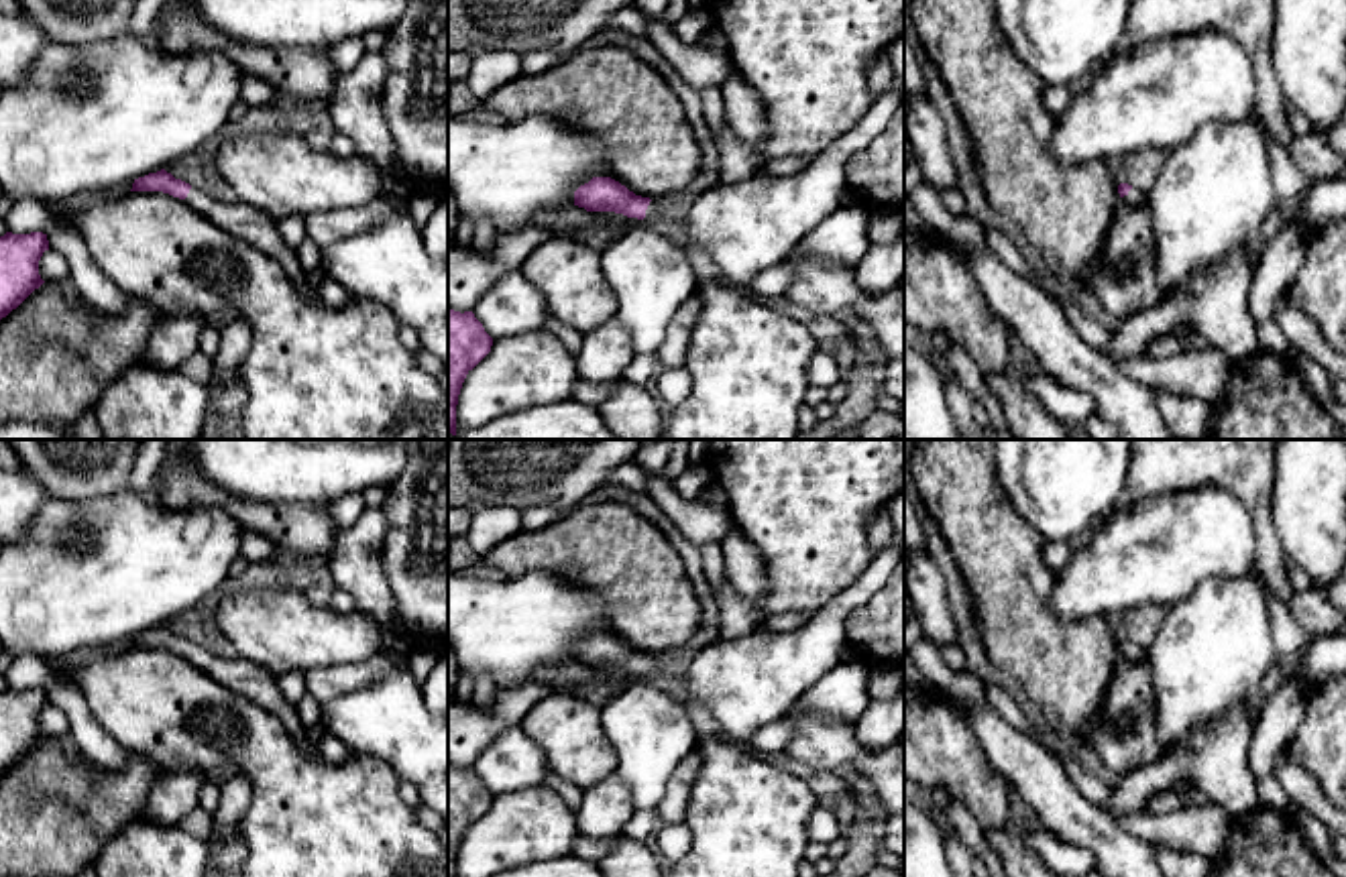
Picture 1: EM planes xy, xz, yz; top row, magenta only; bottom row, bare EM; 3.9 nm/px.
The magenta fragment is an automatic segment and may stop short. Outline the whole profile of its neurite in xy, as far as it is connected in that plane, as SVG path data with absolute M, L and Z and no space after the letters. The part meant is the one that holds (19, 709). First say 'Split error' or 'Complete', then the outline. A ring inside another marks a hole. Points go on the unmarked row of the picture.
Complete. M43 688L0 692L0 775L45 739L39 730L45 706L49 696Z

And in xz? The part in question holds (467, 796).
Complete. M448 763L448 877L456 877L456 861L466 830L491 808L493 794L472 767Z

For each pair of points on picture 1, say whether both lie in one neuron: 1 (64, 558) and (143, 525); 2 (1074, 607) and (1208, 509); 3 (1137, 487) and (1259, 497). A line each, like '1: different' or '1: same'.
1: same
2: same
3: same

